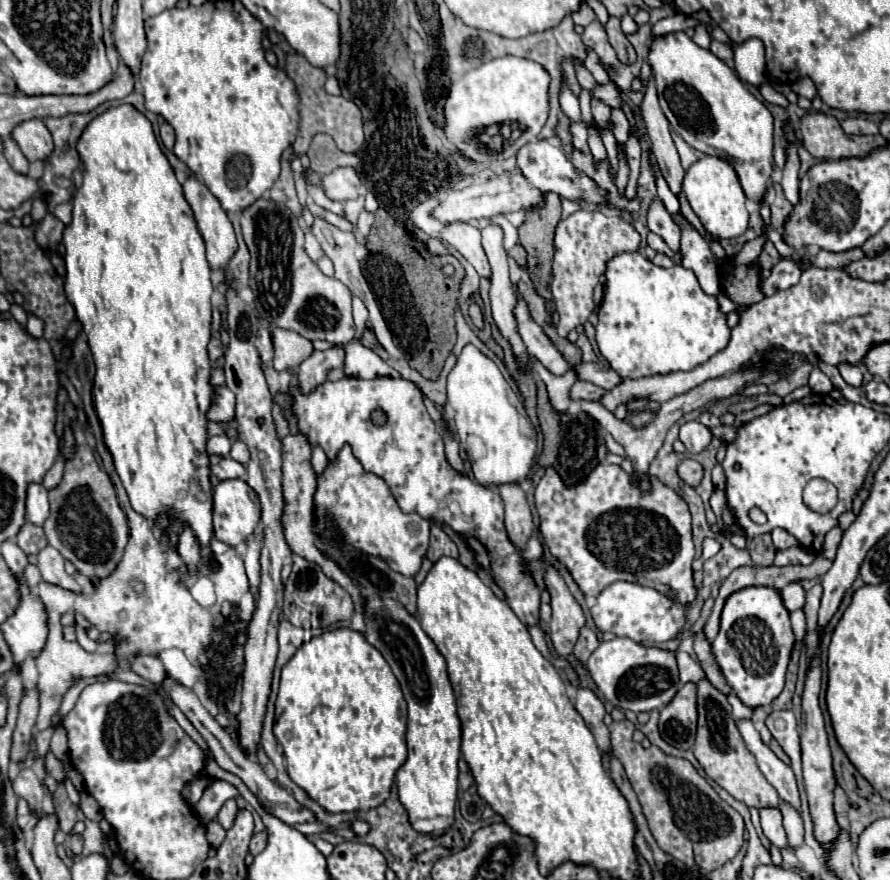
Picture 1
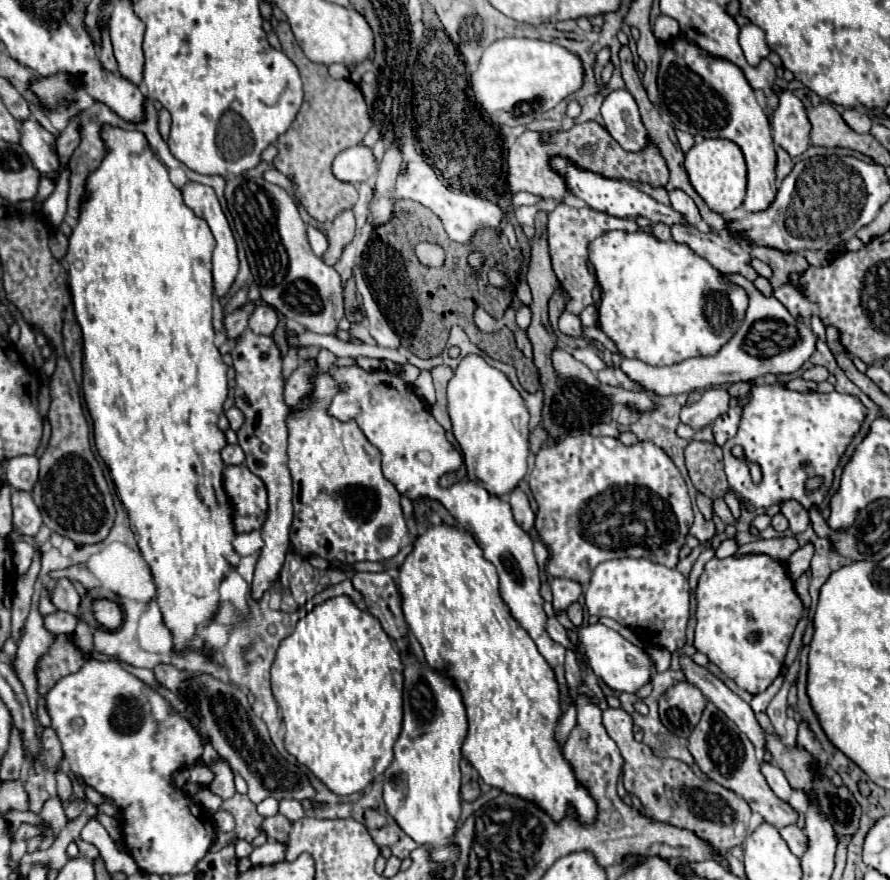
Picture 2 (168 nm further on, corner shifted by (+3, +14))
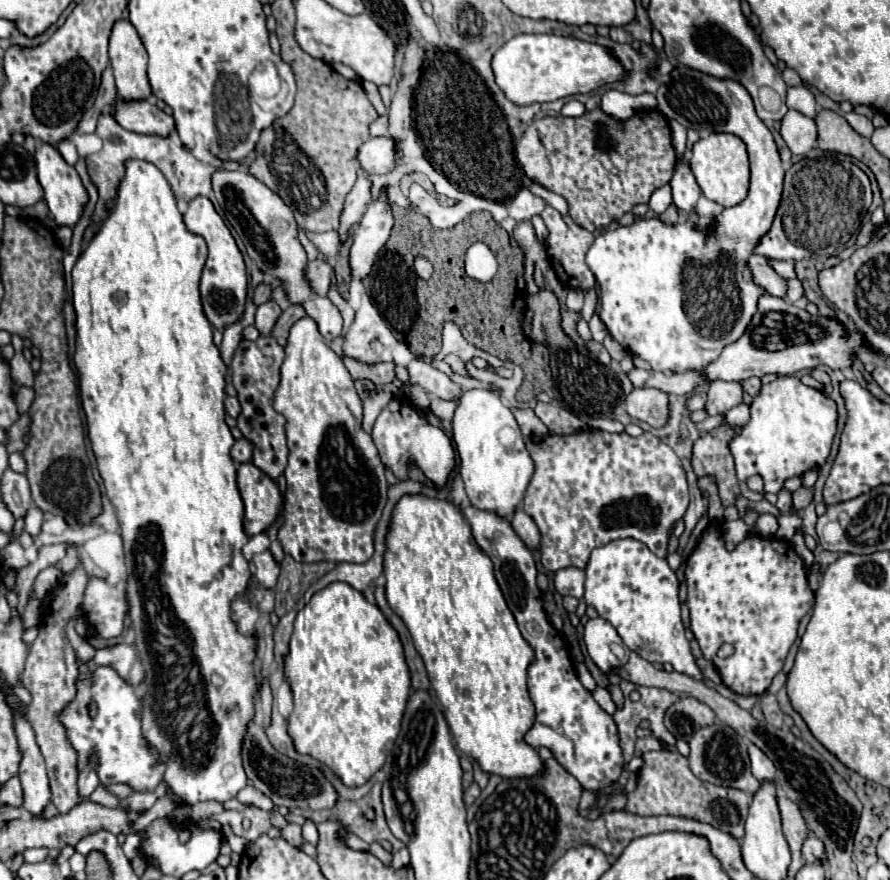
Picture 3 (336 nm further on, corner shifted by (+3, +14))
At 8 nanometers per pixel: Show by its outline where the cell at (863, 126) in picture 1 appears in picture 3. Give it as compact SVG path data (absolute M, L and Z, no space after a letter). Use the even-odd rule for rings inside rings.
M849 112L849 114L843 114L845 116L845 120L851 124L851 128L855 130L855 132L859 132L861 136L865 136L865 138L869 138L871 134L873 134L873 124L871 124L871 120L867 118L867 116L861 116L861 114L855 114L855 112Z

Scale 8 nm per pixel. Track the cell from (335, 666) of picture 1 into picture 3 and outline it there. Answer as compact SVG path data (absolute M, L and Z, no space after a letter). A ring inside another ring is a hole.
M333 582L315 592L309 604L297 614L295 632L285 658L285 676L295 700L295 708L289 716L289 734L297 752L327 764L347 786L365 784L385 764L397 732L401 730L401 718L411 692L401 640L381 608L367 602L365 596L349 584L341 582Z

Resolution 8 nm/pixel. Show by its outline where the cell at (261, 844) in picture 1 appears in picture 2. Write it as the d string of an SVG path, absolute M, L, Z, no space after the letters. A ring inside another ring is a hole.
M275 814L271 818L265 818L263 824L261 824L261 832L267 834L267 838L277 838L277 840L285 840L291 832L291 822L281 816L281 814Z

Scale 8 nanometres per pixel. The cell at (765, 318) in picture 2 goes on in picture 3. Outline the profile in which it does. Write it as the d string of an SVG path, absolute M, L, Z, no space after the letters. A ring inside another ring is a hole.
M763 294L759 298L759 308L745 330L745 334L723 348L721 356L711 362L703 372L709 380L737 380L743 382L751 376L763 374L795 374L799 370L813 370L817 366L829 366L837 370L849 370L853 364L853 356L861 350L873 354L871 348L865 348L865 338L861 332L851 332L839 320L829 320L823 316L813 316L807 310L785 302L783 298L775 298ZM771 338L771 340L767 340Z

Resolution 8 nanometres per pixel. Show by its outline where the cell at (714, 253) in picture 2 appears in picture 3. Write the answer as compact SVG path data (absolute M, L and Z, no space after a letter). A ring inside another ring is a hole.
M753 254L753 256L749 258L749 266L751 266L751 272L753 272L755 284L759 284L761 288L765 288L767 294L771 294L771 296L785 298L785 294L787 294L787 280L781 278L781 276L769 266L769 260L767 260L765 256Z

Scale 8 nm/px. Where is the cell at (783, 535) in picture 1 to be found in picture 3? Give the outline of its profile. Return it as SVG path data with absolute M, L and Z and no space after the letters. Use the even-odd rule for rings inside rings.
M801 486L799 490L793 492L793 506L809 506L813 500L813 488L807 488L807 486Z

